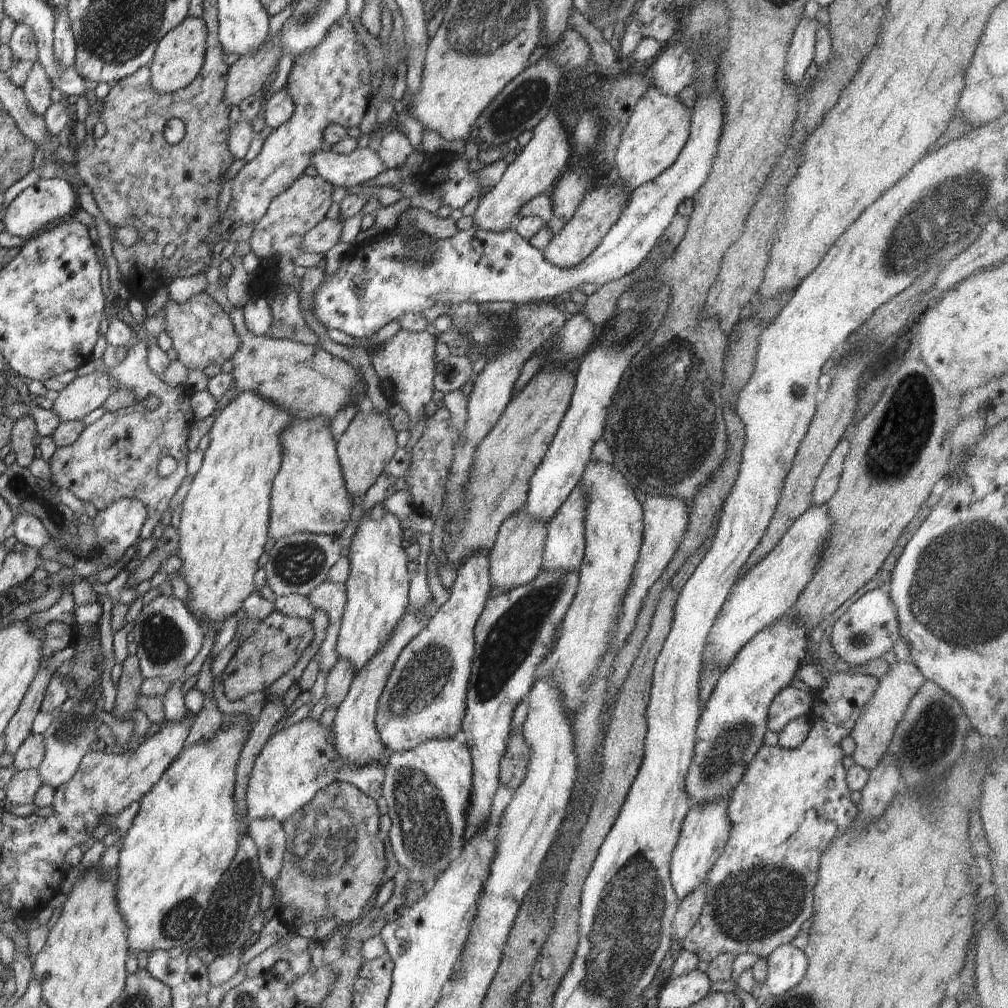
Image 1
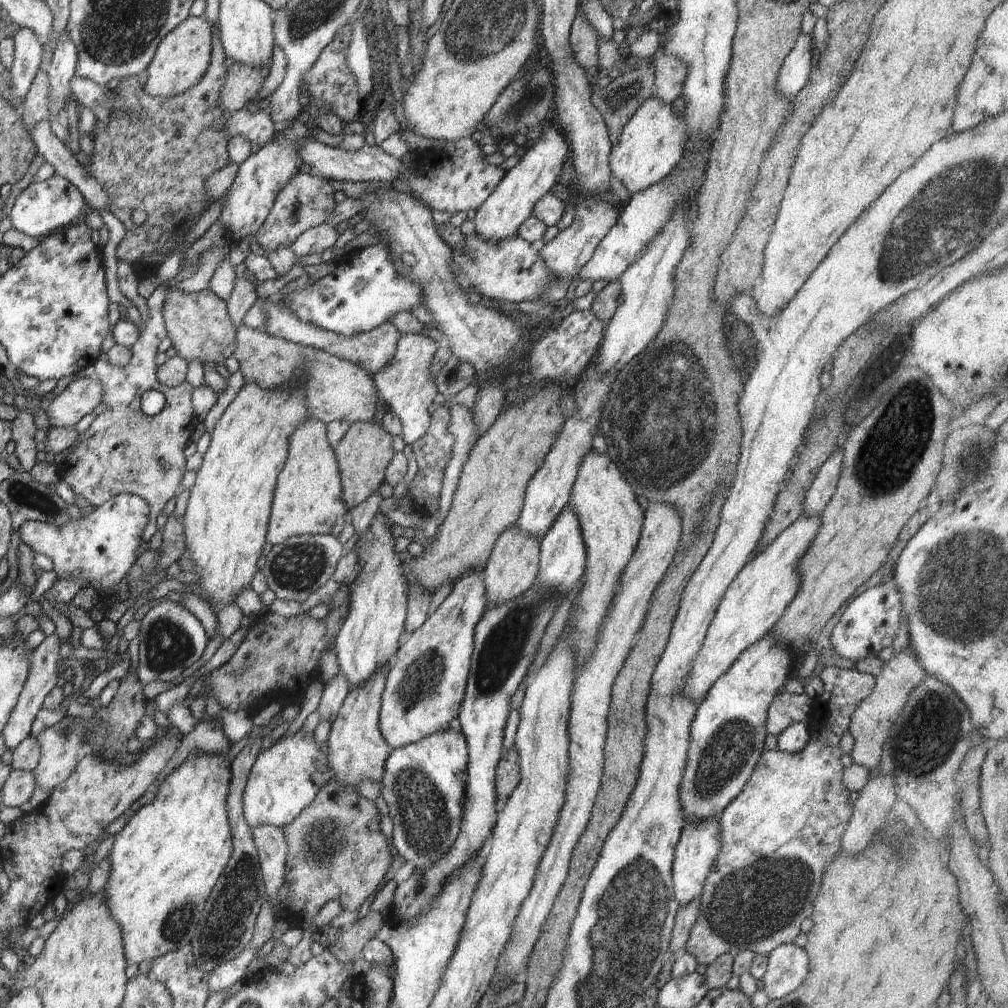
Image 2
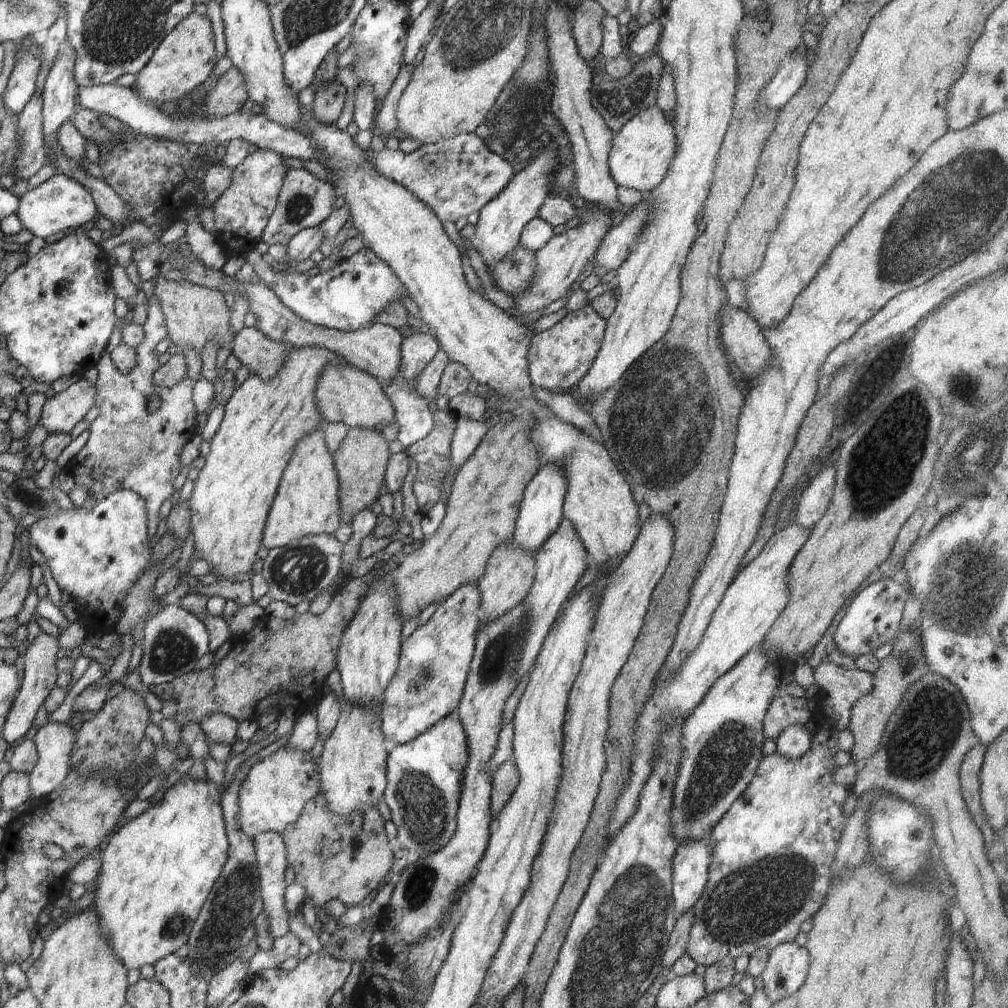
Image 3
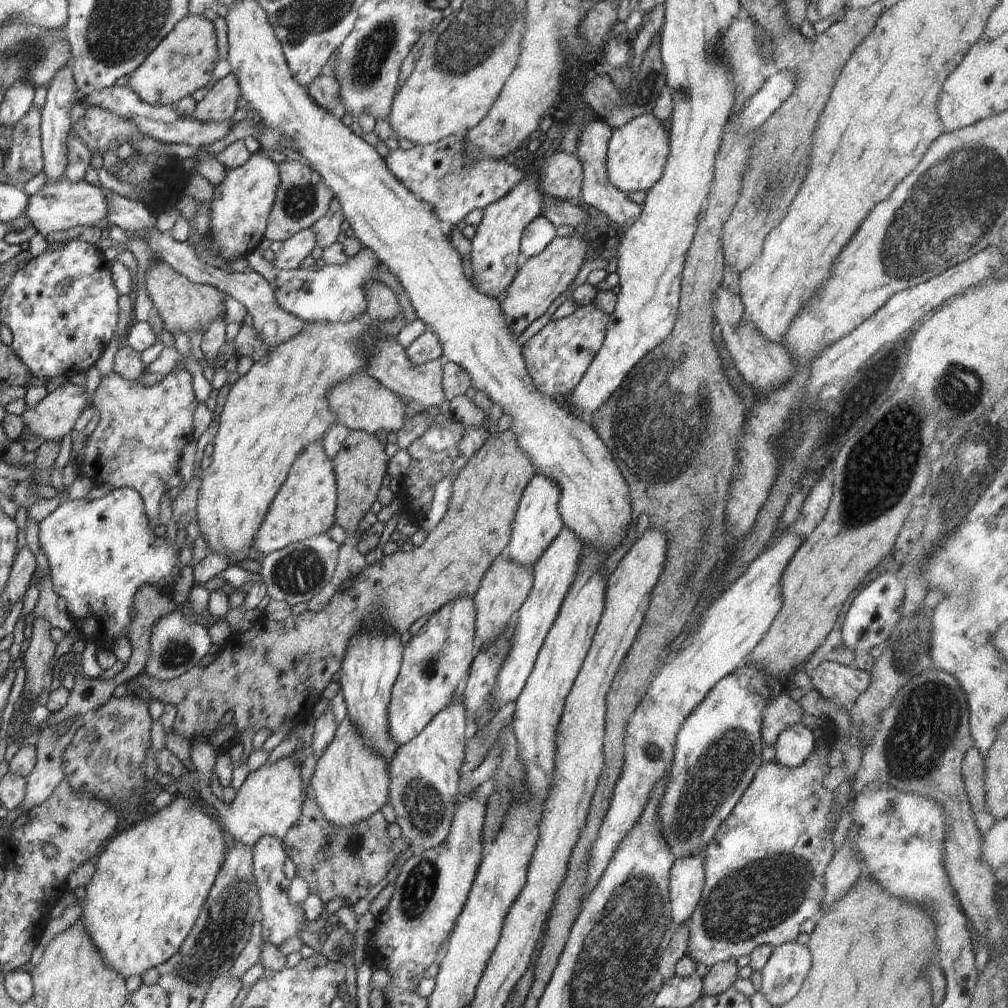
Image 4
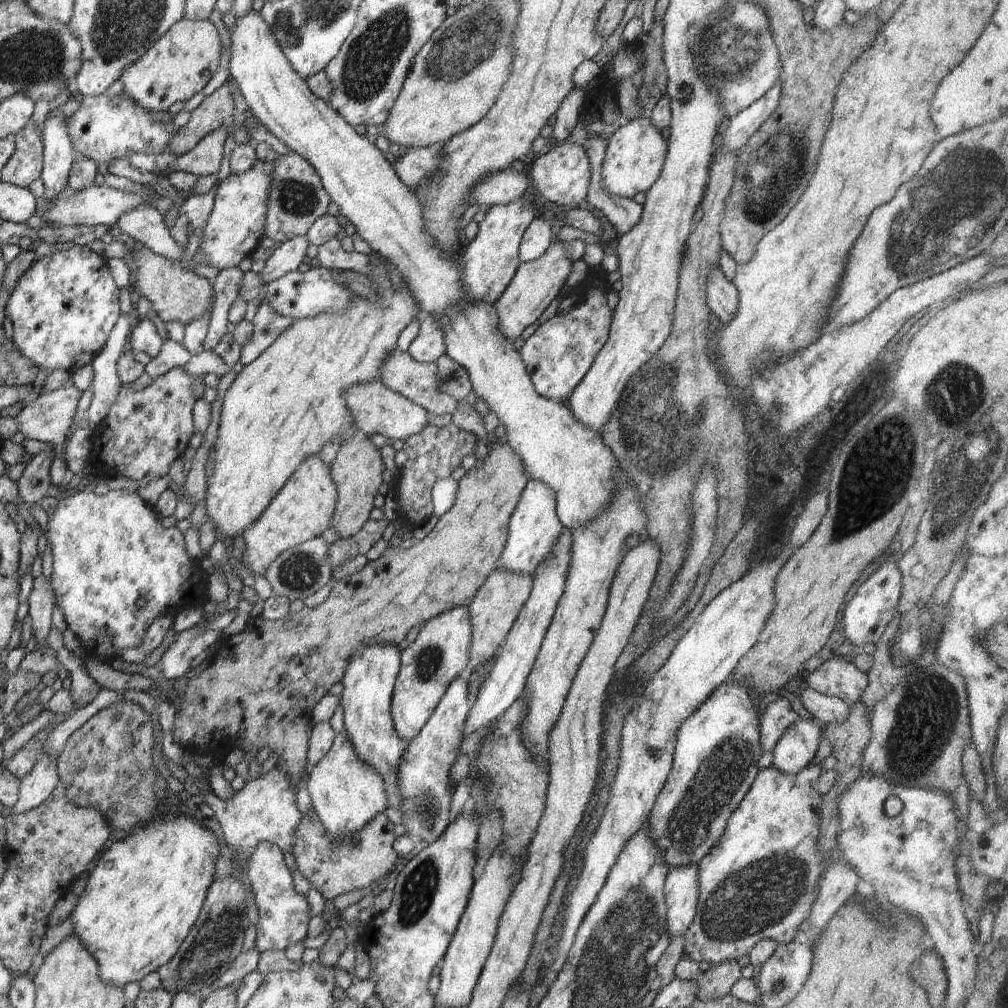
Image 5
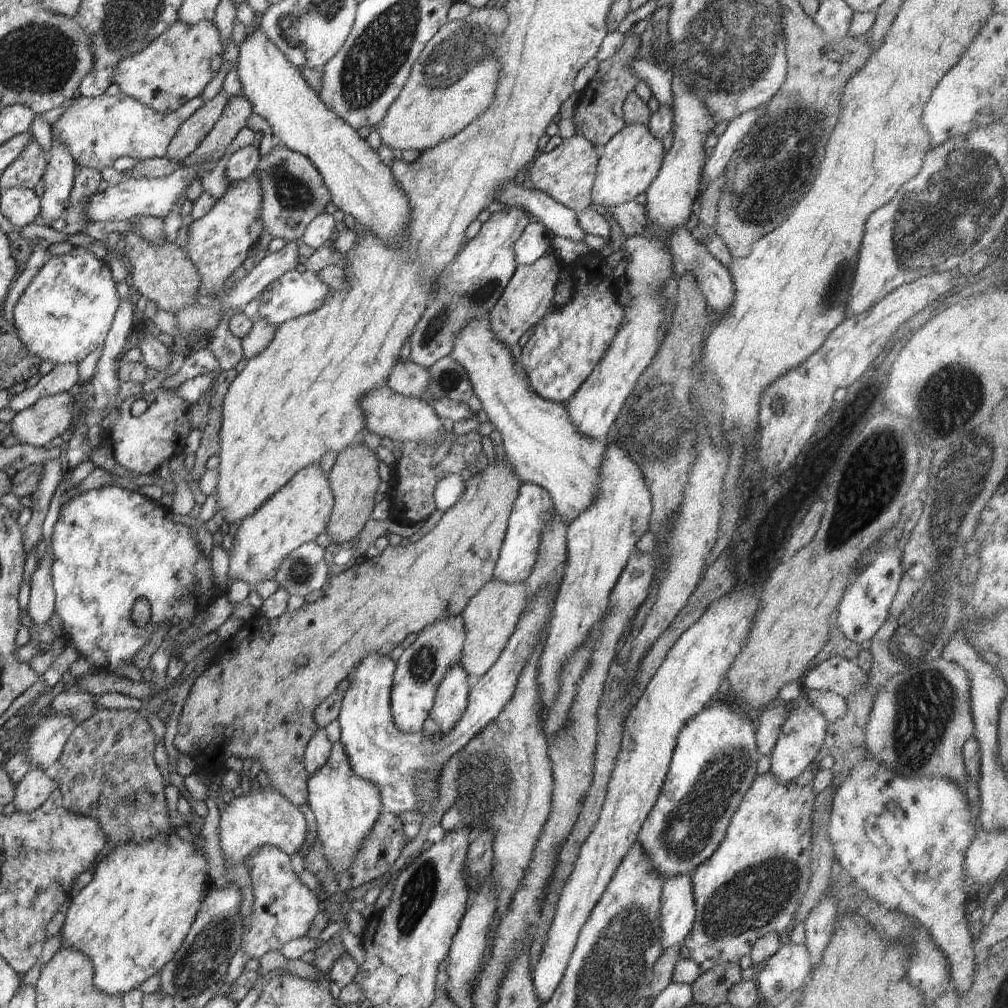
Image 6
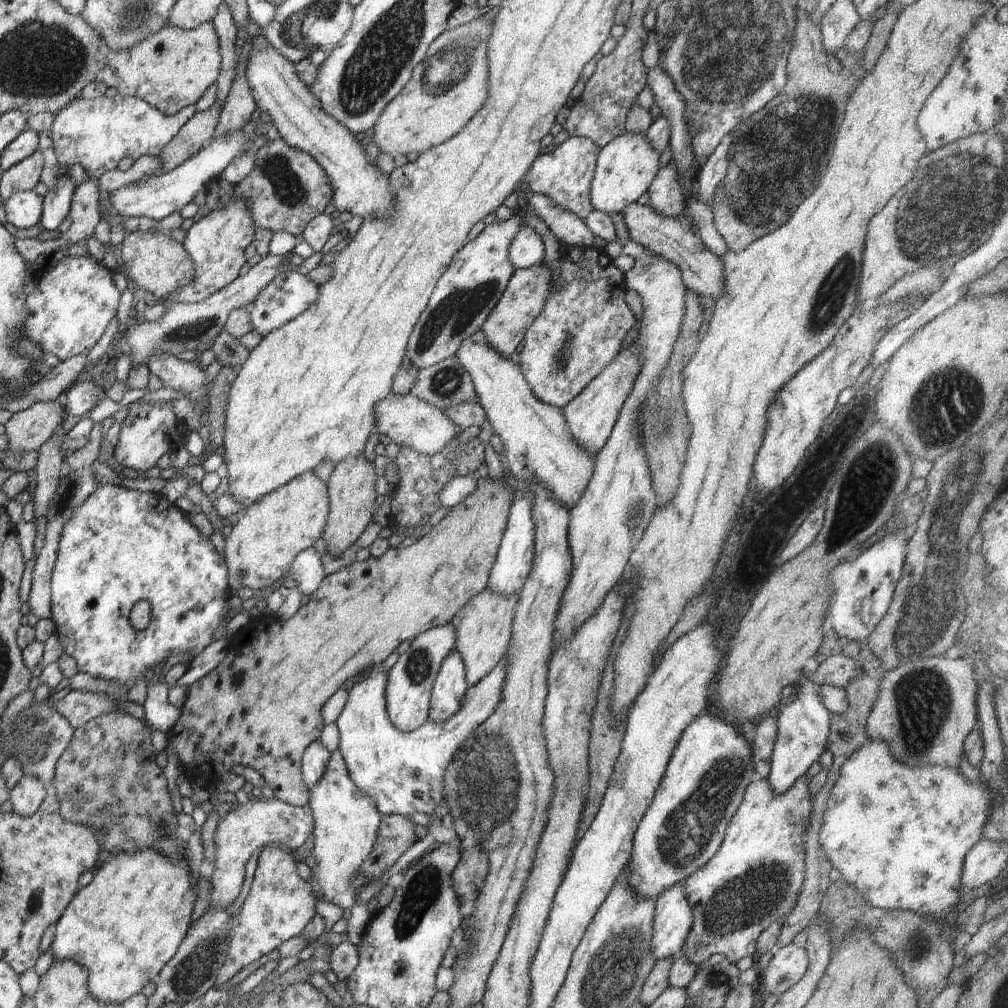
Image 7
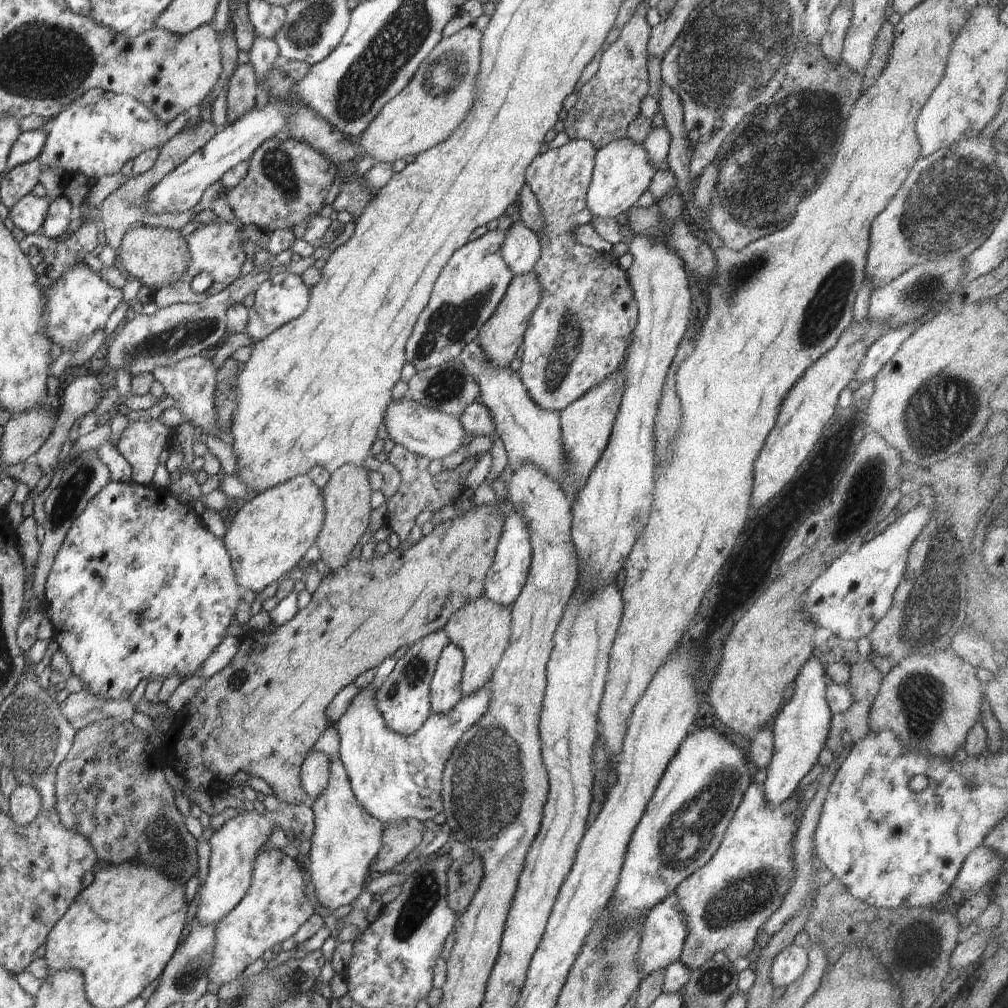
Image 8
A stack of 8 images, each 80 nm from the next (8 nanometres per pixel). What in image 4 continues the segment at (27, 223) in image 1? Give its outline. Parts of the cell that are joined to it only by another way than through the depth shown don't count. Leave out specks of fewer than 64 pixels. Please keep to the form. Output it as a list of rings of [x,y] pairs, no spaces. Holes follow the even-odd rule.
[[[65,176],[48,181],[37,194],[28,197],[25,216],[42,236],[74,226],[105,226],[107,206],[101,188],[86,181],[71,181]]]

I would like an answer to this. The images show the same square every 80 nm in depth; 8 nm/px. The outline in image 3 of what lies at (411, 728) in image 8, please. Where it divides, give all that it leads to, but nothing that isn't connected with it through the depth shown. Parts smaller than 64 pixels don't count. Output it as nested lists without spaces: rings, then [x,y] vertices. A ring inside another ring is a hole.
[[[466,583],[442,600],[426,624],[420,625],[401,643],[399,665],[386,687],[379,714],[380,728],[386,740],[397,745],[406,744],[424,734],[440,719],[456,712],[471,669],[476,632],[484,616],[479,588],[474,583]]]

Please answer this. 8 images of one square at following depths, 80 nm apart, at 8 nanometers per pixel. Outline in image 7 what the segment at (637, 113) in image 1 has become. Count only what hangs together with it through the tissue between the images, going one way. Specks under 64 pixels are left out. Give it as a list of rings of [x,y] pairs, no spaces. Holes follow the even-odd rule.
[[[624,133],[611,140],[599,149],[597,165],[593,174],[590,189],[591,205],[594,209],[605,213],[624,212],[627,206],[636,203],[638,198],[648,191],[660,168],[660,153],[650,144],[647,136],[642,133]]]

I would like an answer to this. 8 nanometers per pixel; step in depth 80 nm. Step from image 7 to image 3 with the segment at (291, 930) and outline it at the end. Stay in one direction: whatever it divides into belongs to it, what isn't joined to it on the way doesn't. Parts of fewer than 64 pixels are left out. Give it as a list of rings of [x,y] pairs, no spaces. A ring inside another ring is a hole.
[[[264,831],[253,838],[255,855],[257,856],[257,867],[259,868],[259,881],[261,888],[261,899],[263,900],[263,911],[267,914],[269,928],[266,930],[270,936],[276,938],[286,936],[289,930],[288,917],[290,912],[284,907],[284,892],[286,882],[284,874],[287,867],[287,848],[280,833]]]

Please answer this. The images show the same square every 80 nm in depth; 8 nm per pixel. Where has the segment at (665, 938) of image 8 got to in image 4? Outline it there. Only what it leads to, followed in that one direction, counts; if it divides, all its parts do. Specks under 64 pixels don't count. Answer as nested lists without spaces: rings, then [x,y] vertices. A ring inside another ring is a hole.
[[[704,854],[675,859],[670,869],[671,915],[677,928],[690,920],[705,885]]]

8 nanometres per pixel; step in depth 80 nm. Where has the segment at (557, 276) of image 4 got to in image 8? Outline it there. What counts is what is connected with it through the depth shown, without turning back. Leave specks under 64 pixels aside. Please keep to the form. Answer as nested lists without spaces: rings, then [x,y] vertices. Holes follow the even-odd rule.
[[[534,269],[528,274],[522,276],[513,276],[512,282],[504,296],[500,305],[496,308],[496,312],[482,326],[478,334],[478,344],[486,356],[486,360],[494,366],[494,368],[506,368],[515,359],[518,348],[523,344],[523,337],[530,322],[532,312],[536,310],[536,306],[540,304],[542,298],[542,288],[540,282],[534,274]]]

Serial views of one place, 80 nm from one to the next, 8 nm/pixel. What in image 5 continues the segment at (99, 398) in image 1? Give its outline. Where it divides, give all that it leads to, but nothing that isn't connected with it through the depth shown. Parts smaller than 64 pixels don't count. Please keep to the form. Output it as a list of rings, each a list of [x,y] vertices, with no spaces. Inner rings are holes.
[[[72,384],[42,393],[24,405],[17,416],[19,431],[25,438],[50,442],[58,449],[72,426],[81,392]]]

